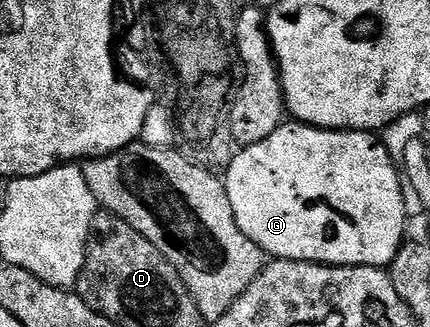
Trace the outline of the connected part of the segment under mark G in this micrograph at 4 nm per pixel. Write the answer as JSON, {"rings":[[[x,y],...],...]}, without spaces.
{"rings":[[[285,121],[278,130],[270,133],[270,137],[266,137],[266,141],[258,141],[258,145],[250,145],[249,147],[237,150],[232,156],[232,162],[226,168],[223,180],[226,193],[230,197],[230,209],[234,209],[234,217],[238,221],[238,229],[242,229],[242,233],[246,233],[246,237],[250,237],[250,241],[254,241],[254,245],[261,247],[265,256],[272,259],[289,259],[299,263],[320,263],[323,267],[378,267],[384,269],[392,264],[394,257],[406,242],[406,236],[404,236],[404,189],[406,193],[406,187],[402,182],[402,175],[398,170],[397,160],[392,158],[392,154],[386,150],[383,142],[375,134],[366,131],[326,131],[323,127],[310,127],[308,124],[299,121]]]}

